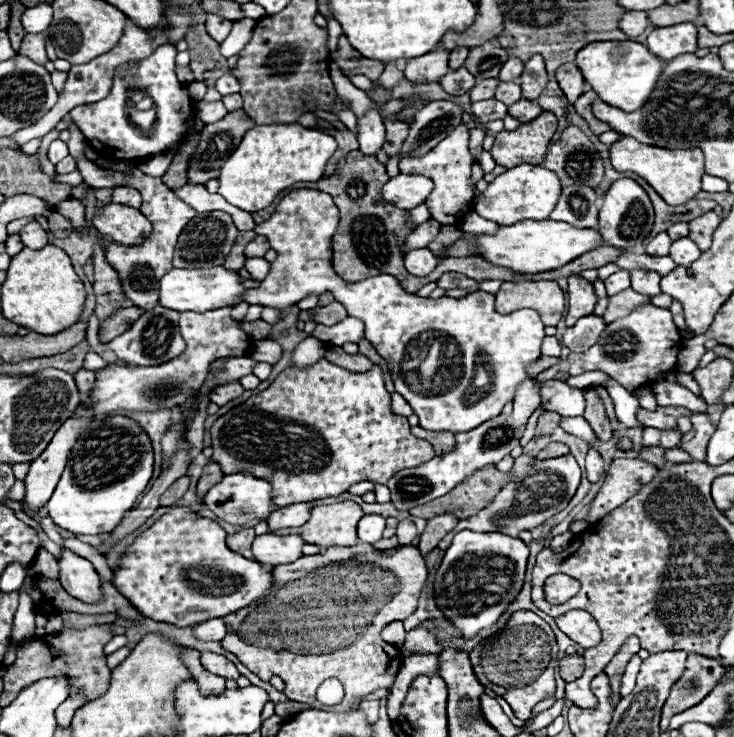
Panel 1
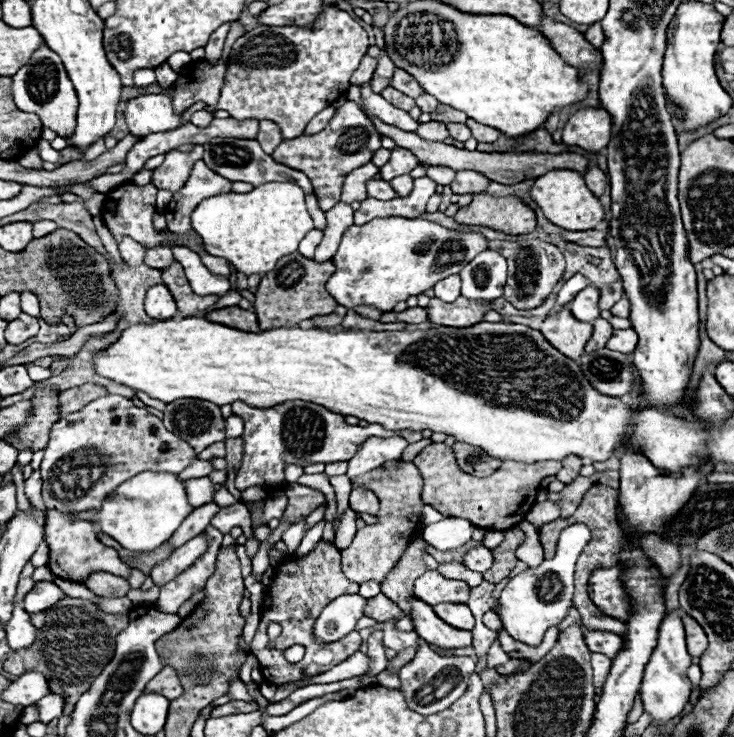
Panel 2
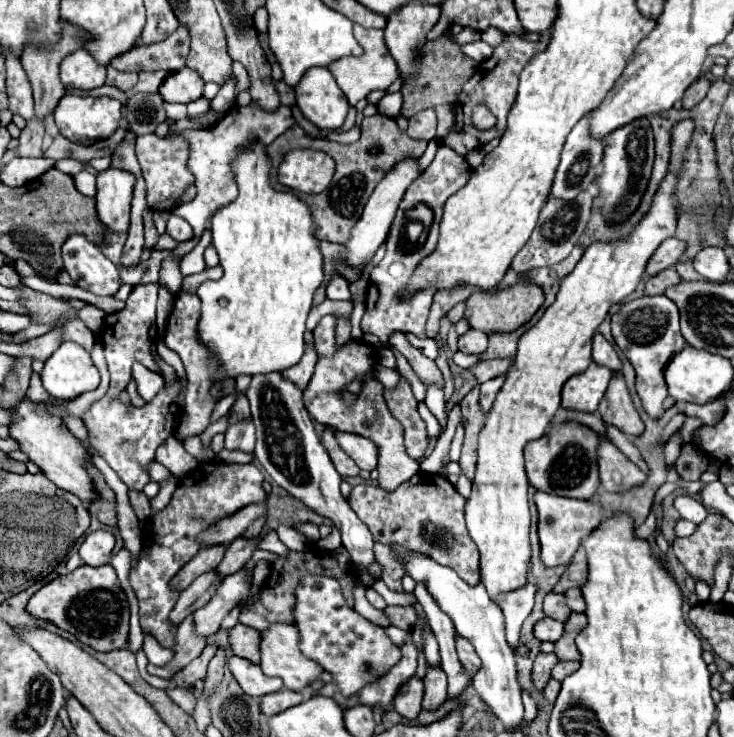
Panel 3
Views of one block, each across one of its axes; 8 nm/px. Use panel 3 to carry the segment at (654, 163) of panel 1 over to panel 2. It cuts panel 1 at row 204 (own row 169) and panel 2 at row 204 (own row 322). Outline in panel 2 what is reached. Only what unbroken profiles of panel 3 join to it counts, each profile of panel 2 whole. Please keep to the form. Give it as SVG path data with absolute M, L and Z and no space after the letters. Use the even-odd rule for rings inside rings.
M548 172L540 176L540 180L534 180L534 186L530 188L530 198L538 204L538 208L552 224L564 230L592 230L604 220L604 208L600 200L588 190L580 172Z

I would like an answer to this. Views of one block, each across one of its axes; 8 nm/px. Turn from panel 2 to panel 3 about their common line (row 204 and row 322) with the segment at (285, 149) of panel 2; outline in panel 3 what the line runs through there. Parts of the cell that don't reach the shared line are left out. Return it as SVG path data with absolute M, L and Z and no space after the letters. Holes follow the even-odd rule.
M324 316L320 320L320 324L316 326L316 330L312 332L314 346L318 352L318 364L316 364L314 376L308 384L308 390L304 392L304 406L316 422L320 422L324 426L332 426L340 432L354 432L358 436L372 440L380 450L378 484L384 492L394 492L402 482L406 482L408 478L412 478L414 474L420 472L420 464L416 460L408 458L408 454L404 450L404 438L402 438L404 428L390 414L390 410L382 398L384 386L380 382L376 382L374 378L366 378L362 392L358 394L356 406L344 406L344 400L340 400L340 394L336 394L336 390L340 390L342 386L352 382L352 378L366 376L372 370L372 366L376 364L376 350L372 346L368 346L364 342L356 342L356 340L350 340L342 348L336 348L334 322L336 322L334 316Z

